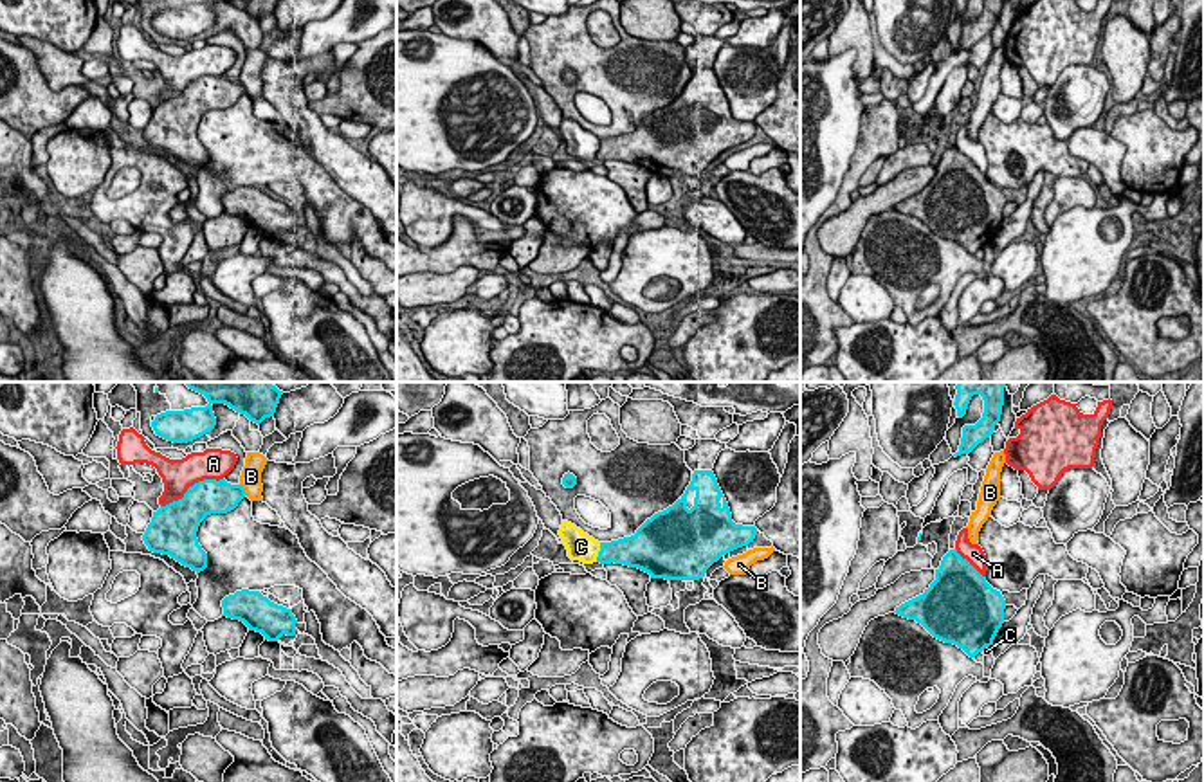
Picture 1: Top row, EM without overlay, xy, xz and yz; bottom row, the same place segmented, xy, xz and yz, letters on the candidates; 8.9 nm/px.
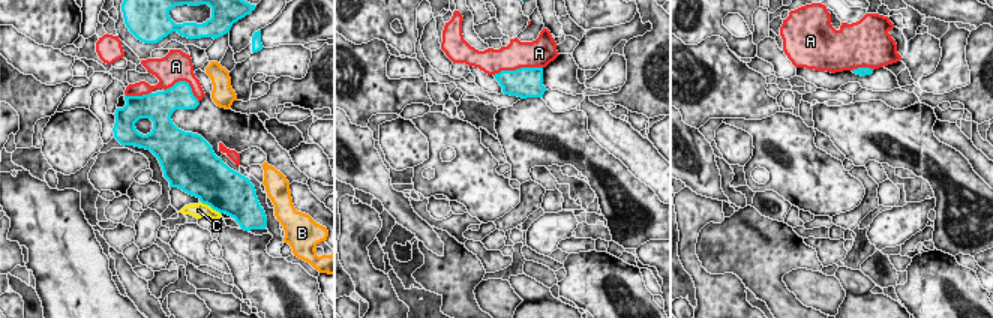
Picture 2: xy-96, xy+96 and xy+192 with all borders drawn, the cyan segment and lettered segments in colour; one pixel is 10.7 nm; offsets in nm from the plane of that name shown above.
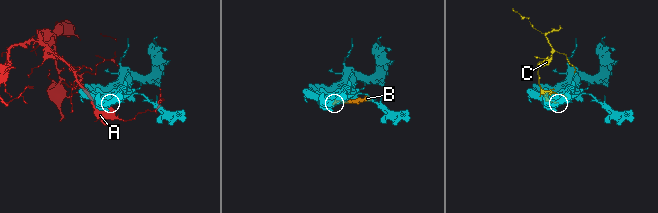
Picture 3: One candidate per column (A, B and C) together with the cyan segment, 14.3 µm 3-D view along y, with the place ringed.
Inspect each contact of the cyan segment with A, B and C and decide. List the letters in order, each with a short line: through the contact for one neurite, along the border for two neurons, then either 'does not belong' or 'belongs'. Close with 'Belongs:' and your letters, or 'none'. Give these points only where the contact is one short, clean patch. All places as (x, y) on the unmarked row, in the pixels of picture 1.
A: does not belong
B: does not belong
C: does not belong
Belongs: none

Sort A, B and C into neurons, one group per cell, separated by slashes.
A / B / C

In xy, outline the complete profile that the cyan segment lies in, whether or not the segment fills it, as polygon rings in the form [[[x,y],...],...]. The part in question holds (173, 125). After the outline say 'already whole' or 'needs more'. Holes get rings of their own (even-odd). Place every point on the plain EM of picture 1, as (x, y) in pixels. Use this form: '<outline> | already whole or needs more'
[[[204,76],[187,85],[182,95],[153,108],[142,137],[153,150],[169,151],[196,171],[207,164],[207,150],[196,135],[200,119],[211,110],[227,110],[245,94],[242,81]]] | already whole

